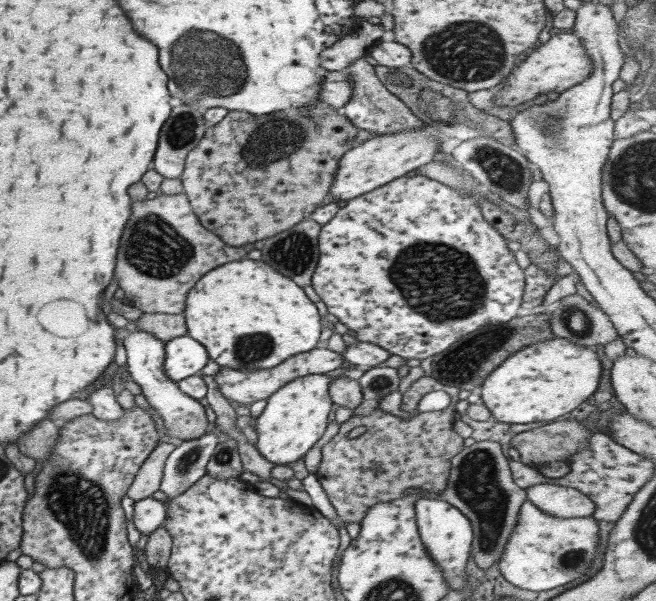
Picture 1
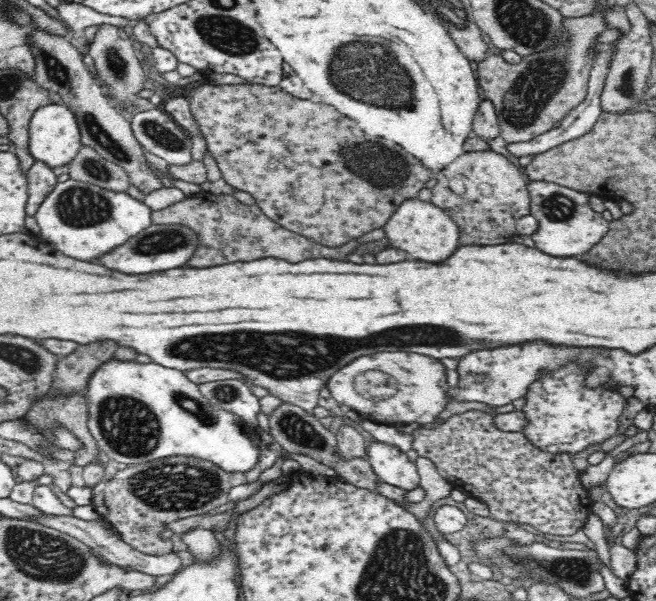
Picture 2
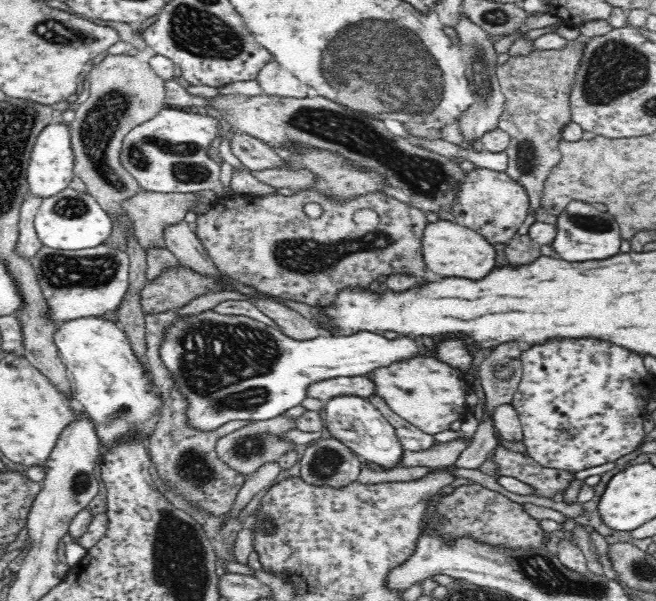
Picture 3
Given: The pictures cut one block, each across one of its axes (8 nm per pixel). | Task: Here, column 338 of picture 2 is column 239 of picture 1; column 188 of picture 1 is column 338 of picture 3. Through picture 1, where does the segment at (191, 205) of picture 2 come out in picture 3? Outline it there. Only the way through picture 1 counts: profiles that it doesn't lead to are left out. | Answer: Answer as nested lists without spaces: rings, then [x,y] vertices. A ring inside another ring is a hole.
[[[310,189],[288,196],[274,193],[262,196],[236,193],[217,196],[210,208],[196,214],[191,226],[194,235],[206,250],[206,255],[216,265],[218,274],[200,274],[181,263],[165,267],[140,290],[140,307],[144,316],[165,313],[192,302],[202,294],[222,290],[222,286],[229,288],[230,283],[252,286],[258,292],[282,296],[286,300],[296,300],[310,306],[326,306],[336,298],[336,292],[340,288],[368,288],[368,284],[372,284],[380,274],[390,276],[396,272],[404,272],[412,276],[424,276],[426,265],[422,258],[421,243],[426,224],[428,220],[425,212],[382,192],[362,195],[343,203],[332,203],[326,195],[314,193]],[[310,202],[318,202],[323,208],[319,217],[312,218],[304,211],[304,206]]]

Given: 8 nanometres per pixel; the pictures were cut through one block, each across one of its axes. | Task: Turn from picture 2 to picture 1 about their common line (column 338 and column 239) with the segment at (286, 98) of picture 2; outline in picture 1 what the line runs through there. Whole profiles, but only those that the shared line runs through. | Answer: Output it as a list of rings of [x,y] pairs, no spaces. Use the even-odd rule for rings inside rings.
[[[315,104],[313,107],[292,109],[291,111],[287,111],[287,113],[278,111],[263,116],[229,111],[214,126],[205,128],[203,138],[195,145],[193,150],[187,153],[184,169],[179,176],[181,178],[182,192],[188,198],[188,203],[202,224],[202,227],[215,234],[215,236],[218,236],[224,244],[239,247],[245,244],[253,244],[256,241],[263,241],[291,228],[294,224],[302,220],[310,218],[310,214],[319,207],[321,200],[328,194],[331,181],[336,173],[335,169],[337,168],[339,157],[342,157],[346,150],[357,145],[357,142],[354,141],[357,129],[359,128],[355,128],[354,123],[342,116],[339,110],[335,110],[335,108],[325,104]]]

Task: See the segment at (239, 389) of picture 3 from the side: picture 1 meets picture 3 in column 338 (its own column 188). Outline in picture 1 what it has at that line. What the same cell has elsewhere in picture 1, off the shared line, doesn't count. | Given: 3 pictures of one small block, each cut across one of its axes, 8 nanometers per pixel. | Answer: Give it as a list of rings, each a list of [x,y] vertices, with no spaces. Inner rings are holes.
[[[187,334],[164,344],[163,370],[170,381],[199,374],[208,359],[205,347]]]

